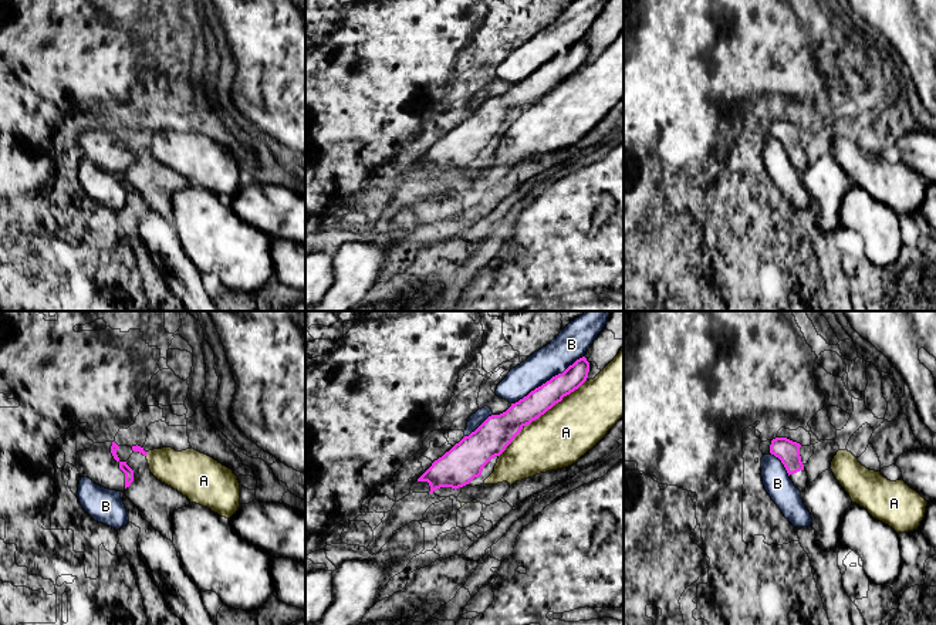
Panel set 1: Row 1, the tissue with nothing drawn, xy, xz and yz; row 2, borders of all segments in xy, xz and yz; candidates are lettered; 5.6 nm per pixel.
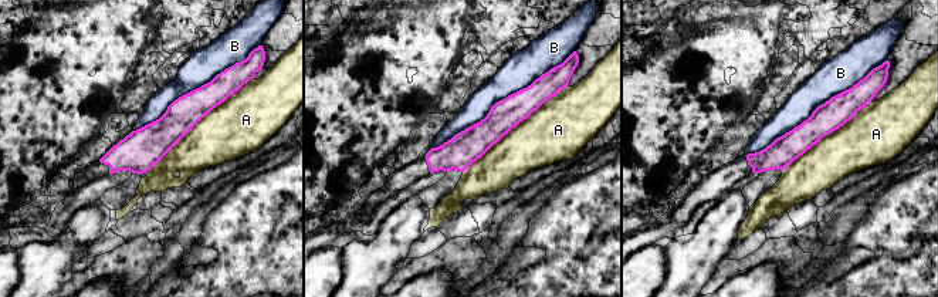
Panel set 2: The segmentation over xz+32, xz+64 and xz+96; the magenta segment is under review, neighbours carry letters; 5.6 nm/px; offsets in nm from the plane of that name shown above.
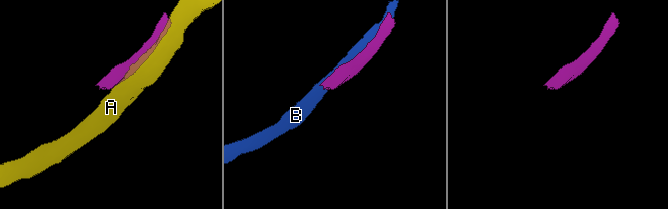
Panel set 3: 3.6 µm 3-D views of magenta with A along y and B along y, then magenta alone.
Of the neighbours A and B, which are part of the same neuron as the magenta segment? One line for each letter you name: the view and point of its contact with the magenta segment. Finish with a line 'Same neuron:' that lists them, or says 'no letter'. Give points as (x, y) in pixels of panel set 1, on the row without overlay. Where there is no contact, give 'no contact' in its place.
Same neuron: no letter

